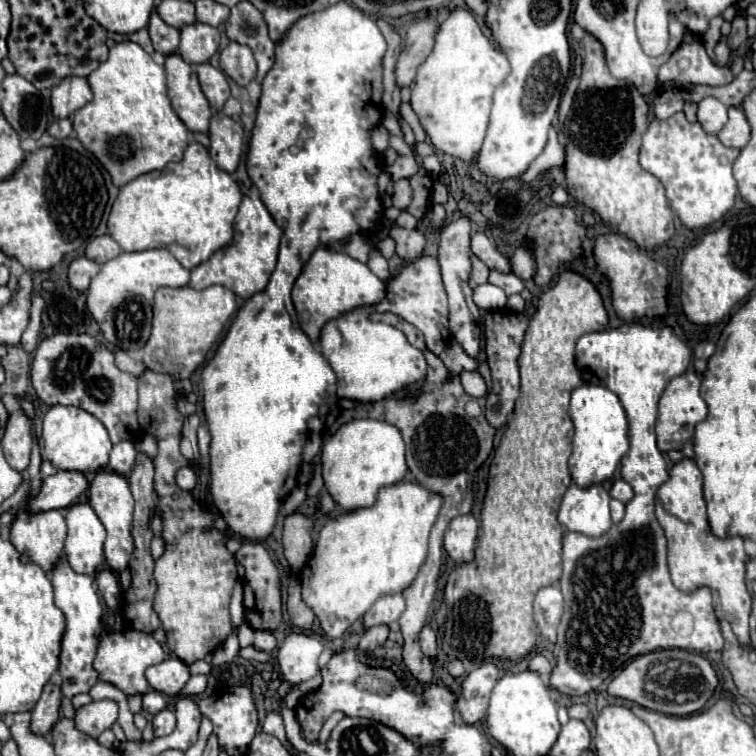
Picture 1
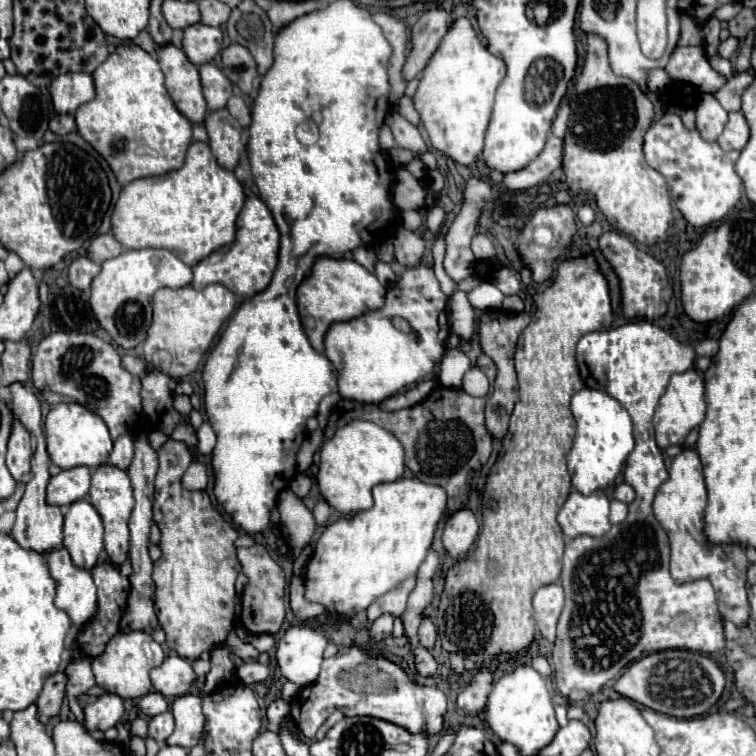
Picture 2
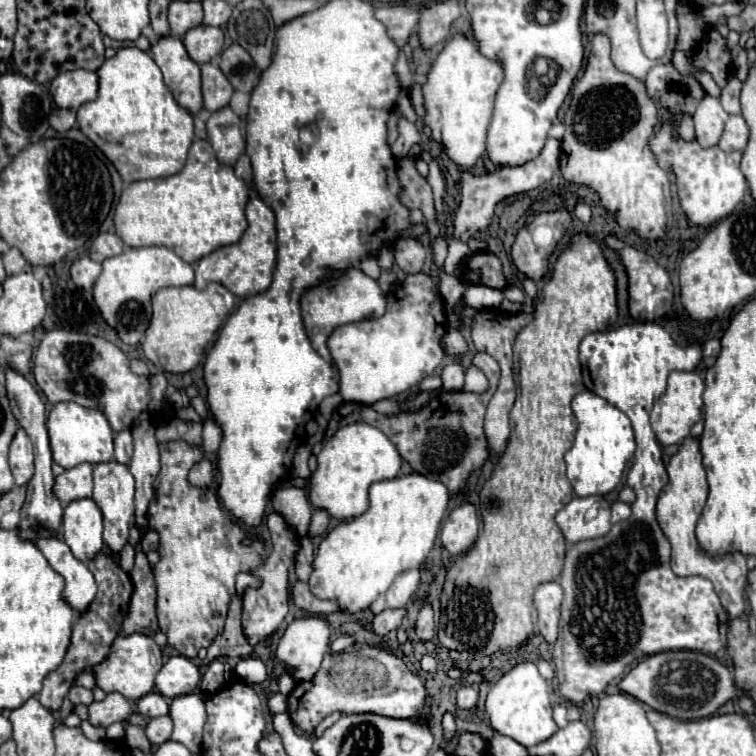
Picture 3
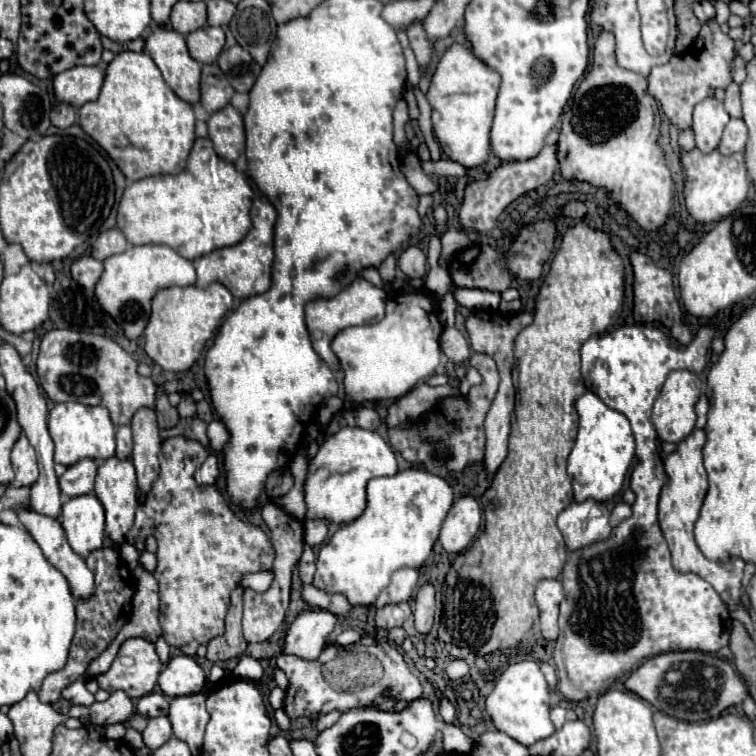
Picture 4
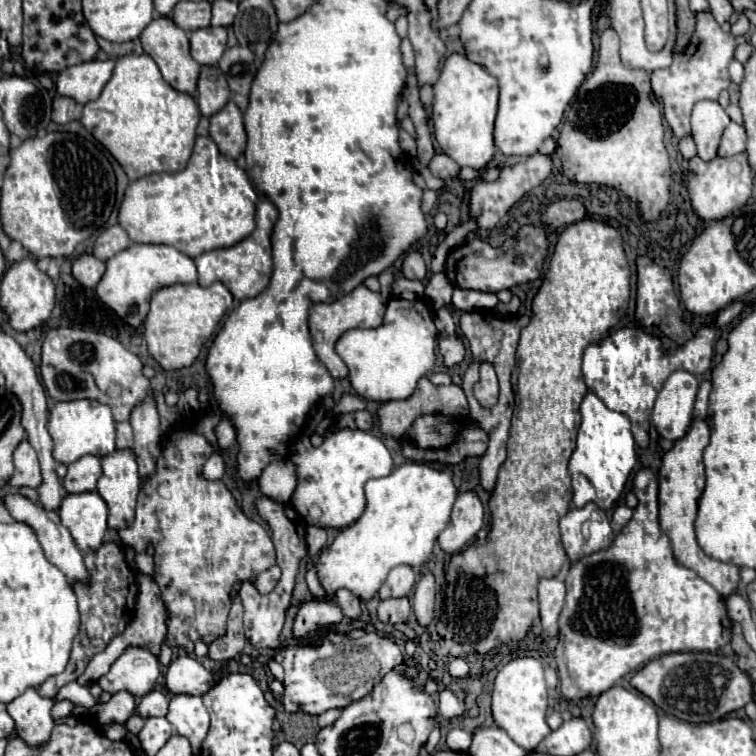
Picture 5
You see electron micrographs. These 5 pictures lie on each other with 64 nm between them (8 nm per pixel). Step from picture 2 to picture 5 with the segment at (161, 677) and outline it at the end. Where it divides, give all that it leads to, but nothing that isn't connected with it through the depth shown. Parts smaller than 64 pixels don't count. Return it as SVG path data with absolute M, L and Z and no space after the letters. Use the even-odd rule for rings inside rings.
M180 656L172 660L166 670L164 684L172 694L192 694L202 696L214 684L210 672L190 656Z

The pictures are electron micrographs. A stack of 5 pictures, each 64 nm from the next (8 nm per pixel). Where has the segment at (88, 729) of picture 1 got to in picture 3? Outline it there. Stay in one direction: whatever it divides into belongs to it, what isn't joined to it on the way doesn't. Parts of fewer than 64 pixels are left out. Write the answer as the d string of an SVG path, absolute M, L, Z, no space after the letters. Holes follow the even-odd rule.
M112 692L112 694L106 694L106 698L102 702L92 702L88 706L88 722L92 726L102 726L102 728L108 728L110 724L114 722L122 722L130 716L130 704L128 700L118 694L118 692Z

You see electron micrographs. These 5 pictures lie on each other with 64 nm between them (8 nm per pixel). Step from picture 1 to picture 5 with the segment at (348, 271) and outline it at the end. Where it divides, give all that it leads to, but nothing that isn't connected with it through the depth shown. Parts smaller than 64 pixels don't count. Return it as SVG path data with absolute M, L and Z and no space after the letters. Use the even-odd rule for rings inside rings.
M364 284L356 286L352 290L352 294L344 294L344 298L338 298L330 304L314 304L308 312L308 326L310 326L310 336L312 336L312 344L314 344L314 350L318 354L318 358L326 364L326 368L330 370L330 374L334 378L344 378L348 376L348 368L346 364L342 362L342 358L334 352L334 344L336 340L346 332L346 330L352 330L352 328L376 328L382 324L382 318L384 318L384 312L386 312L386 302L382 298L380 292L372 292L368 290Z

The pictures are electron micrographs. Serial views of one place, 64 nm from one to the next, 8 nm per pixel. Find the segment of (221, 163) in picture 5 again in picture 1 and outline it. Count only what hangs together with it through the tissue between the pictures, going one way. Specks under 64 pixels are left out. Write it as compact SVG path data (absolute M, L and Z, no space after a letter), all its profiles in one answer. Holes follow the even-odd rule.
M190 142L180 162L170 162L160 172L142 174L140 178L134 178L132 182L120 188L120 194L112 204L108 216L108 234L120 244L124 252L166 248L186 270L192 270L232 240L232 222L238 212L240 200L242 194L232 176L214 164L214 160L202 144Z

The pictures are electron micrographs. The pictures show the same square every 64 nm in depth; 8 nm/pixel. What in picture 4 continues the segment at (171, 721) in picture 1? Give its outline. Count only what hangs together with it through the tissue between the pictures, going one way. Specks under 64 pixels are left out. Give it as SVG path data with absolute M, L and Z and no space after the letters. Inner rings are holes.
M166 716L150 718L146 730L142 732L142 736L144 736L146 746L154 752L154 750L160 748L166 740L172 738L172 724L170 724L170 720L168 720Z

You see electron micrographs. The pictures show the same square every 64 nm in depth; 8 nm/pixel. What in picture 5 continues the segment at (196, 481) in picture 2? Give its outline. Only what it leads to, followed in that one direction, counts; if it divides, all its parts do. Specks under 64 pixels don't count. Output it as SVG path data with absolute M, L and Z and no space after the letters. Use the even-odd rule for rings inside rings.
M214 452L208 462L204 464L204 470L202 470L202 476L208 478L208 480L220 480L224 474L224 460L218 452Z

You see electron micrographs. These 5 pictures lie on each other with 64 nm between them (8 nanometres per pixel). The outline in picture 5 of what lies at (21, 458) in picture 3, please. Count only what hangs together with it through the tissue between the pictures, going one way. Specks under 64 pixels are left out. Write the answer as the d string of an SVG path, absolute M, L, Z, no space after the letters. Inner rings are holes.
M24 438L18 448L14 450L14 476L10 478L10 486L20 488L20 486L30 486L30 488L38 488L40 486L40 464L38 464L38 456L34 452L34 448L28 444L28 440Z

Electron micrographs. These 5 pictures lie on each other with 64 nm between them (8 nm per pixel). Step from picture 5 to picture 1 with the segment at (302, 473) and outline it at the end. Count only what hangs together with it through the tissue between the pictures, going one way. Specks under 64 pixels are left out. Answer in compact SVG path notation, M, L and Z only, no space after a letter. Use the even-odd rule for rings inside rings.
M352 420L340 426L322 448L322 478L326 490L344 510L372 506L378 490L398 484L406 470L402 434L388 422Z

